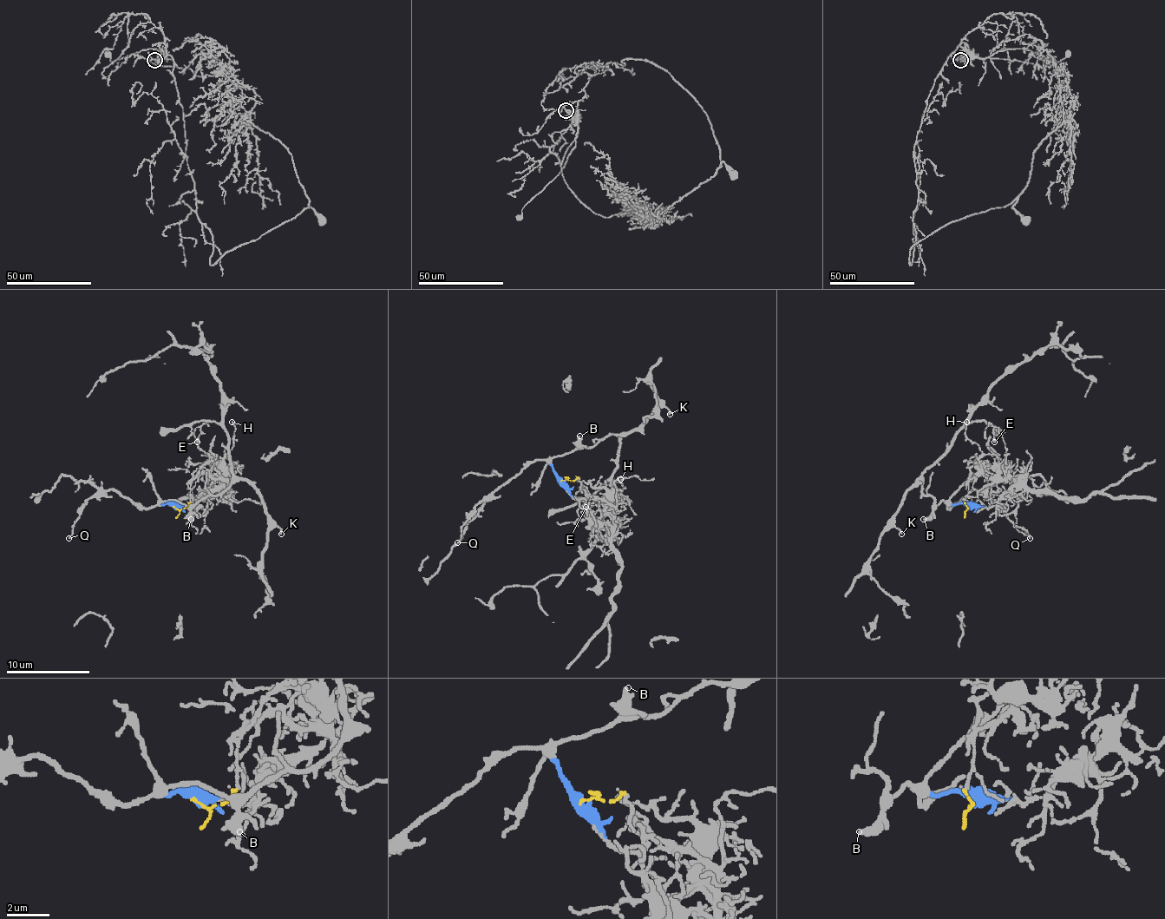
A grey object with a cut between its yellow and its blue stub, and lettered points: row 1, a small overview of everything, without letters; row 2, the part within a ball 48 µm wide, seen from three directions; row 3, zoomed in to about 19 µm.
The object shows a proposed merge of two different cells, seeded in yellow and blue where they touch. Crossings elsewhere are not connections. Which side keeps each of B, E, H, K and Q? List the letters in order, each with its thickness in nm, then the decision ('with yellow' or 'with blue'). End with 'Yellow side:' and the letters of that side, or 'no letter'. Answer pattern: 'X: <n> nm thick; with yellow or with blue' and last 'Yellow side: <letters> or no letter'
B: 360 nm thick; with blue
E: 180 nm thick; with yellow
H: 130 nm thick; with yellow
K: 140 nm thick; with blue
Q: 110 nm thick; with blue
Yellow side: E, H

